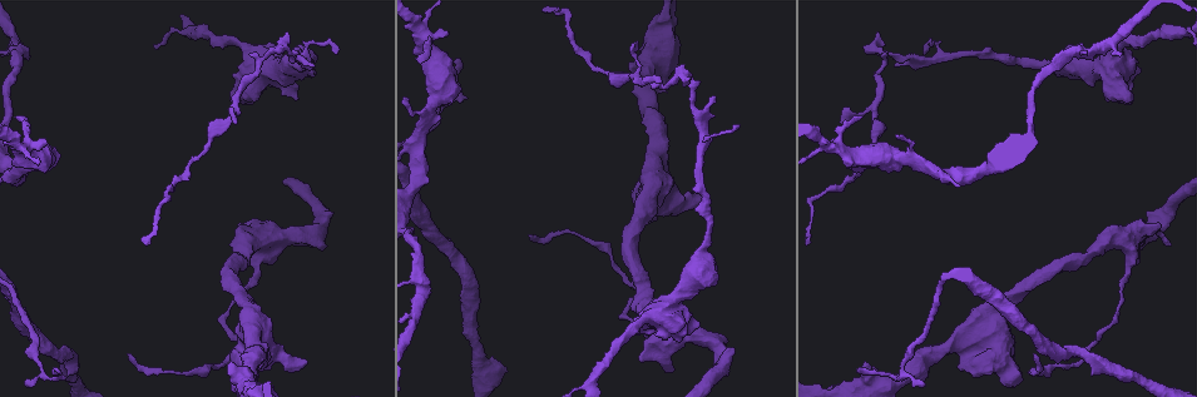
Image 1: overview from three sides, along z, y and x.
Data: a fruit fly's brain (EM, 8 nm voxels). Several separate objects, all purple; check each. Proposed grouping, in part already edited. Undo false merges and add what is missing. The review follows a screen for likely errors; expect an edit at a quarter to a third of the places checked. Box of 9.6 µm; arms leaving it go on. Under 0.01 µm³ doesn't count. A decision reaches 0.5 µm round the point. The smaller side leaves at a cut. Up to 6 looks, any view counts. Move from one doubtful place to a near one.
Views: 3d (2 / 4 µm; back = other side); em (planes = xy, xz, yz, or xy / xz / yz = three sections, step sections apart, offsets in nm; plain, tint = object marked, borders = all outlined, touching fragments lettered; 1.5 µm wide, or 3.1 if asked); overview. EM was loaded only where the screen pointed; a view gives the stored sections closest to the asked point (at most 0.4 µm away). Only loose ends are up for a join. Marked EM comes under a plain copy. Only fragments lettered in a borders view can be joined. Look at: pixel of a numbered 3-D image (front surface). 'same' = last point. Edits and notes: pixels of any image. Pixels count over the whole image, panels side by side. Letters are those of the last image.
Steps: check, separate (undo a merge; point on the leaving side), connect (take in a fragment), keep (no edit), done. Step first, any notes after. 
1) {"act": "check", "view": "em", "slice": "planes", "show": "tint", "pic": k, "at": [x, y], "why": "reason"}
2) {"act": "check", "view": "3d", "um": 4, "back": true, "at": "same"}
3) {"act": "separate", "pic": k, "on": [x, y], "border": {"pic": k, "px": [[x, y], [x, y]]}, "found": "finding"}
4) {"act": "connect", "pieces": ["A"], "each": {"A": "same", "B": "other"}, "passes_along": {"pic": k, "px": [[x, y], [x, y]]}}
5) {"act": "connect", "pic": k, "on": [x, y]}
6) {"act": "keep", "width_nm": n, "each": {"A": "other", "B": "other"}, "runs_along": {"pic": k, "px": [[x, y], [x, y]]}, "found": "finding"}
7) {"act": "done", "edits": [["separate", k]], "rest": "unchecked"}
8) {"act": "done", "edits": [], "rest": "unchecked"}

{"act": "check", "view": "em", "slice": "yz", "step": 4, "show": "tint", "pic": 1, "at": [878, 102], "why": "a fork"}

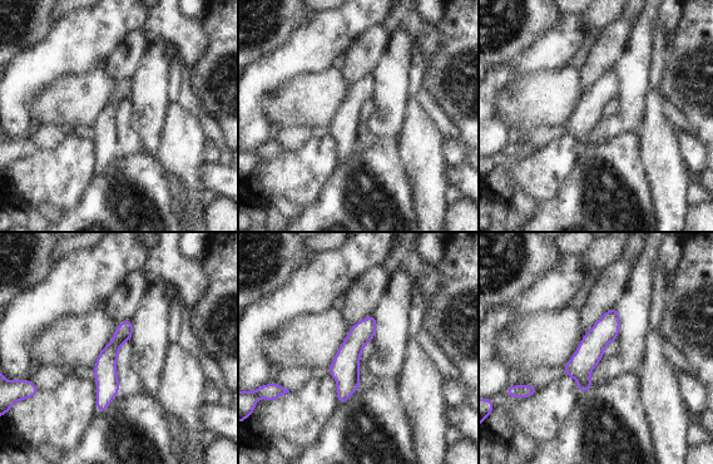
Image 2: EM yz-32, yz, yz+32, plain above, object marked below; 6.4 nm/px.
{"act": "check", "view": "em", "slice": "planes", "show": "tint", "at": "same"}

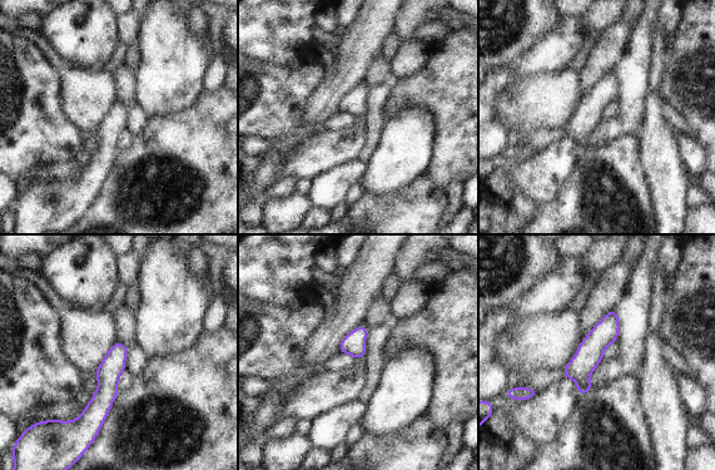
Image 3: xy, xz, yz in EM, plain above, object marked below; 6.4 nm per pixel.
{"act": "check", "view": "em", "slice": "planes", "show": "borders", "at": "same", "why": "see the neighbours"}

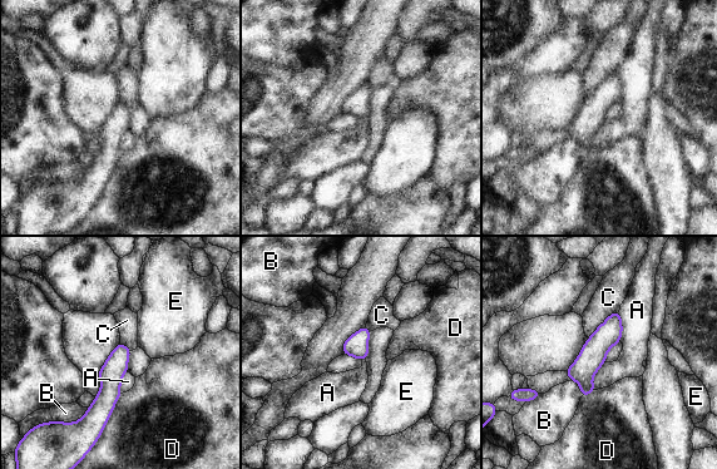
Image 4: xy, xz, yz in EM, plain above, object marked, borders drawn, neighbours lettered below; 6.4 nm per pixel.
{"act": "keep", "each": {"A": "other", "B": "other", "C": "other", "D": "other", "E": "other"}, "runs_along": {"pic": 4, "px": [[616, 314], [584, 368], [583, 394]]}, "found": "continuous, no second cell"}

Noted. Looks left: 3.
{"act": "check", "view": "3d", "um": 2, "pic": 1, "at": [18, 173], "why": "two arms in line, one across"}

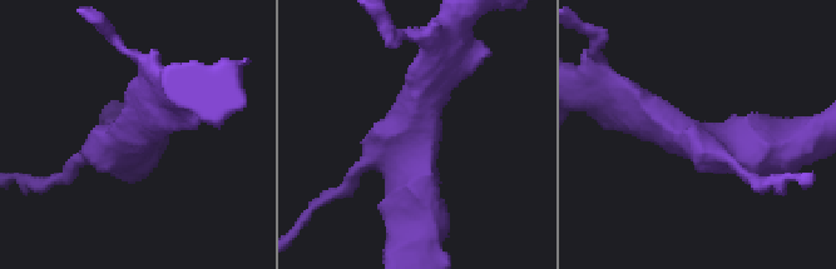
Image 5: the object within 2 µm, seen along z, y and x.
{"act": "check", "view": "em", "slice": "planes", "show": "tint", "pic": 5, "at": [678, 134], "arms": 3, "why": "need the tissue"}

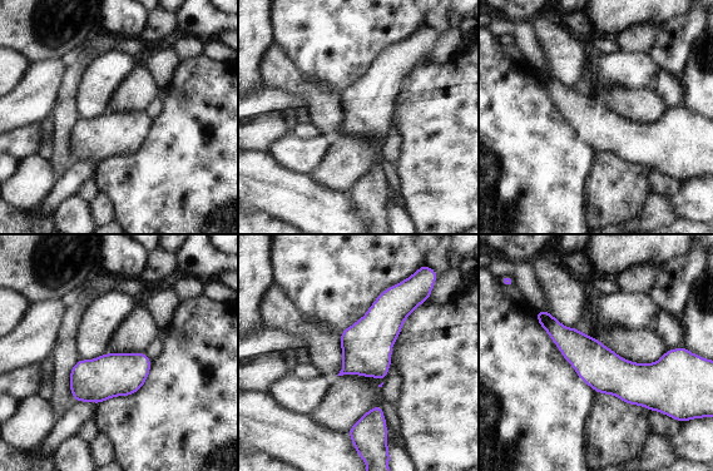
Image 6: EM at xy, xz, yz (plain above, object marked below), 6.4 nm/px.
{"act": "check", "view": "em", "slice": "planes", "show": "borders", "at": "same"}

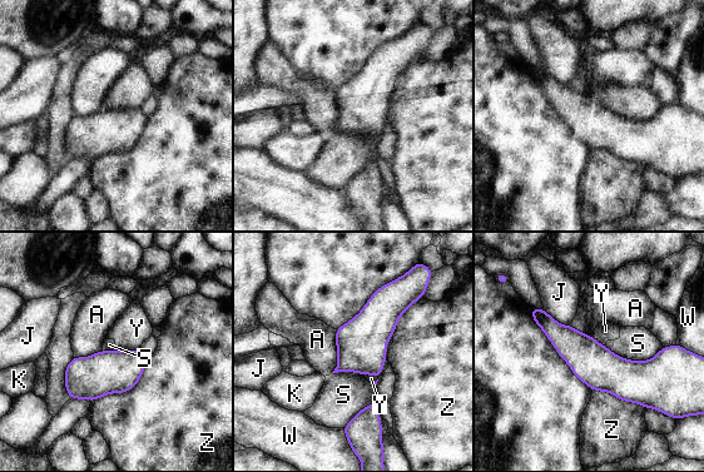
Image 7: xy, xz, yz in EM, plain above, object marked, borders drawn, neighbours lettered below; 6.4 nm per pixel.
{"act": "keep", "longest_contact_nm": ["Z", 420], "each": {"A": "other", "J": "other", "K": "other", "S": "other", "W": "other", "Y": "other", "Z": "other"}, "runs_along": {"pic": 7, "px": [[538, 318], [603, 371], [669, 361]]}, "found": "one cell here"}

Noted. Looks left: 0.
{"act": "done", "edits": [], "rest": "unchecked"}

